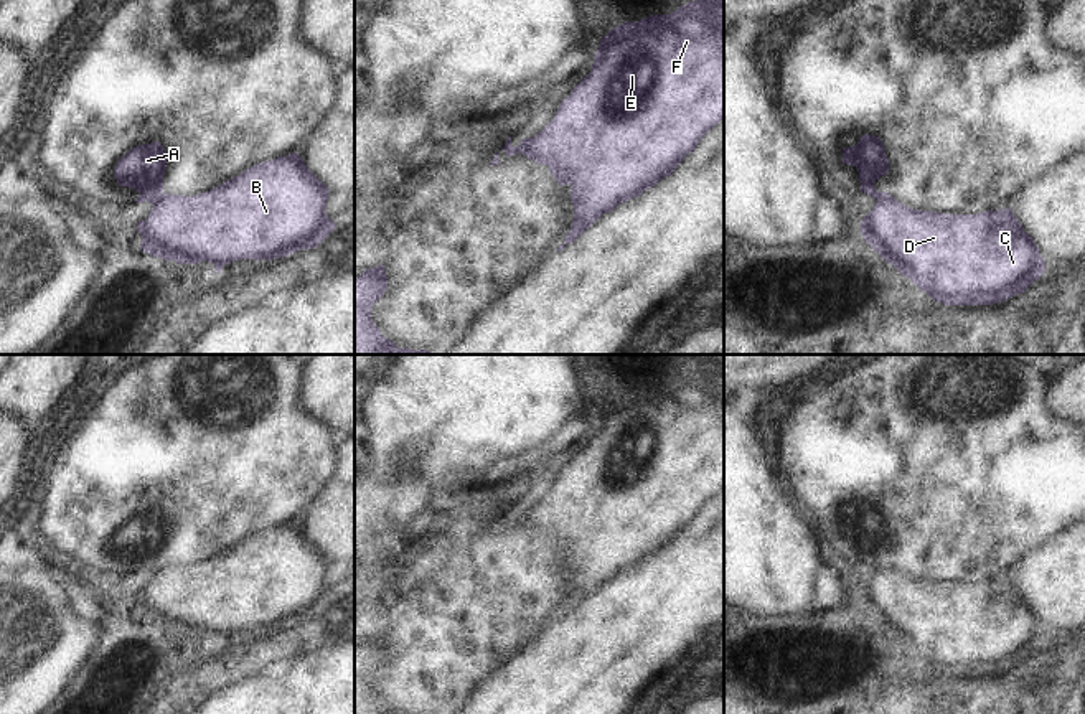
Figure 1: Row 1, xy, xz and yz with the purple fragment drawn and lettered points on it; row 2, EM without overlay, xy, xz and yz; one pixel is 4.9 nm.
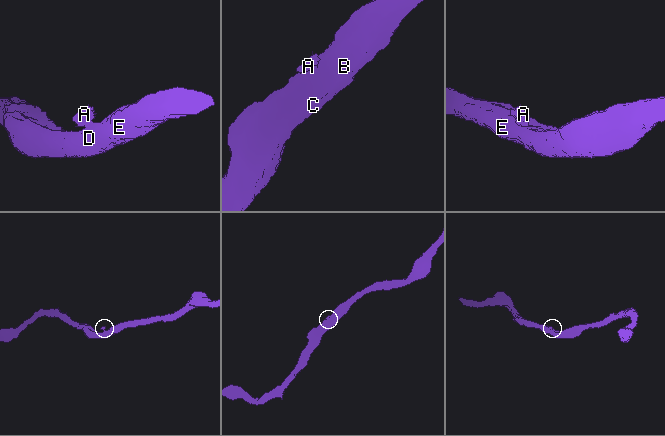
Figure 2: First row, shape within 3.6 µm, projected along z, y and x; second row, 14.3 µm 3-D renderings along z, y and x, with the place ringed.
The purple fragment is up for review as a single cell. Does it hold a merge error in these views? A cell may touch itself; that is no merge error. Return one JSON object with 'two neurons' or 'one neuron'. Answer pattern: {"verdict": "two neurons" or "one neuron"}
{"verdict": "two neurons"}

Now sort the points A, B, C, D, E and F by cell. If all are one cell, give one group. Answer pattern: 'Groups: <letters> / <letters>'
Groups: A / B C D E F.

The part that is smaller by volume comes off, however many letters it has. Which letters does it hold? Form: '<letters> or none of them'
A

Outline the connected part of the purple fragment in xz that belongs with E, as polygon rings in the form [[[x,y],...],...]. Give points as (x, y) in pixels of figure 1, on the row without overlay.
[[[724,368],[696,369],[681,374],[669,384],[651,384],[640,391],[625,391],[612,397],[599,414],[590,442],[571,460],[559,473],[554,488],[533,508],[531,529],[547,534],[554,549],[566,556],[571,554],[571,571],[574,574],[574,590],[564,612],[557,617],[562,620],[589,599],[602,584],[610,582],[620,572],[640,566],[645,559],[655,556],[661,547],[669,546],[683,528],[694,521],[701,508],[724,488]]]

